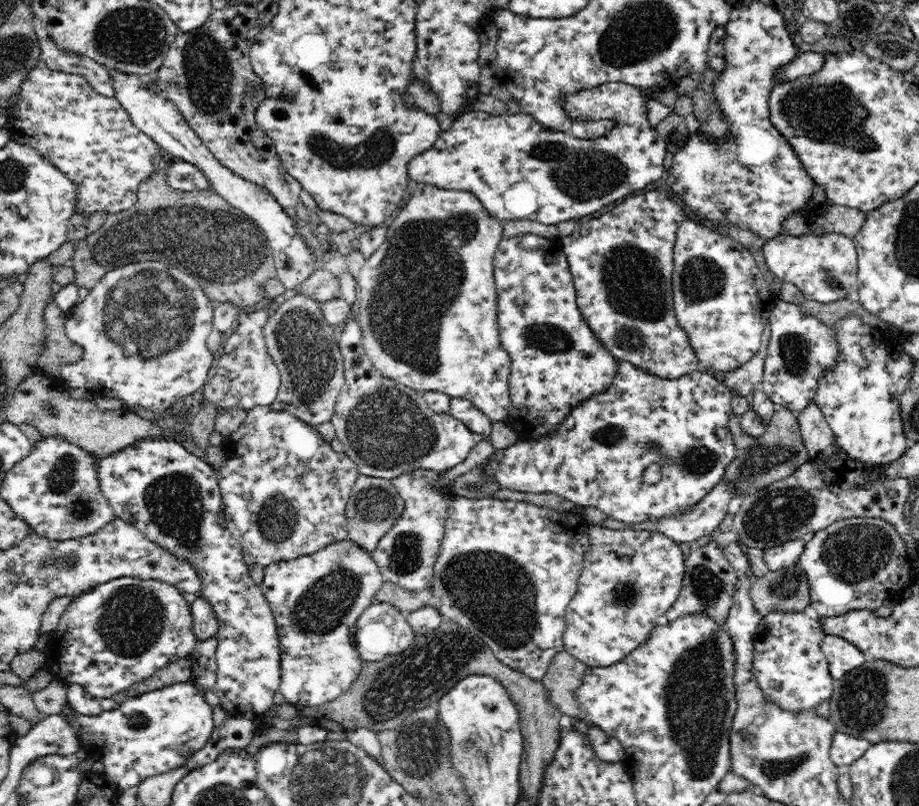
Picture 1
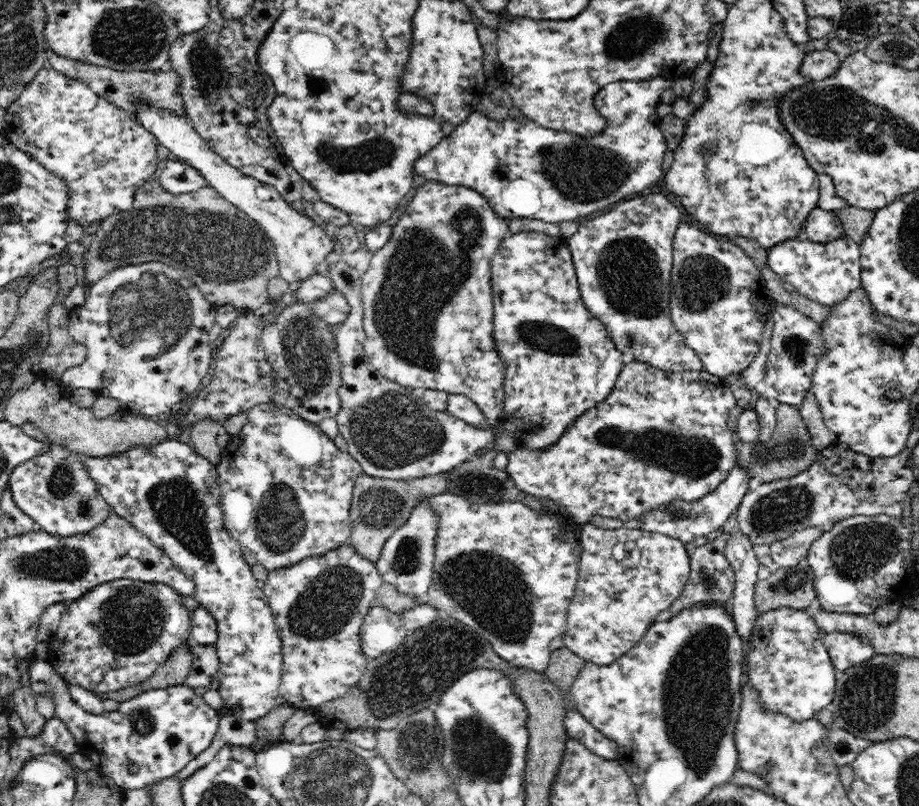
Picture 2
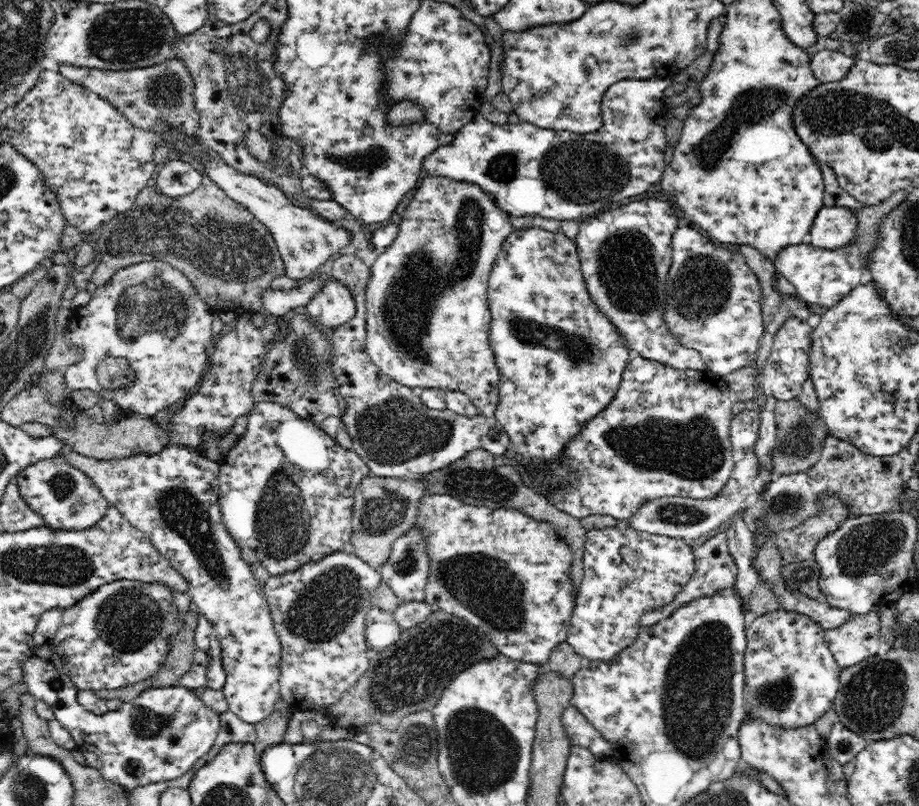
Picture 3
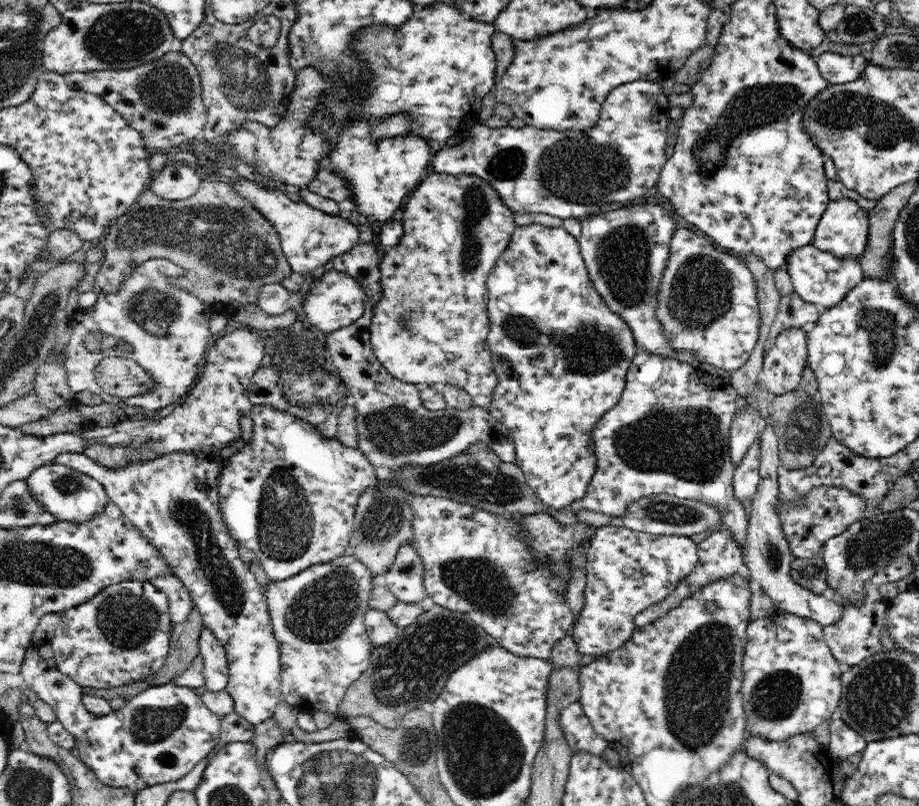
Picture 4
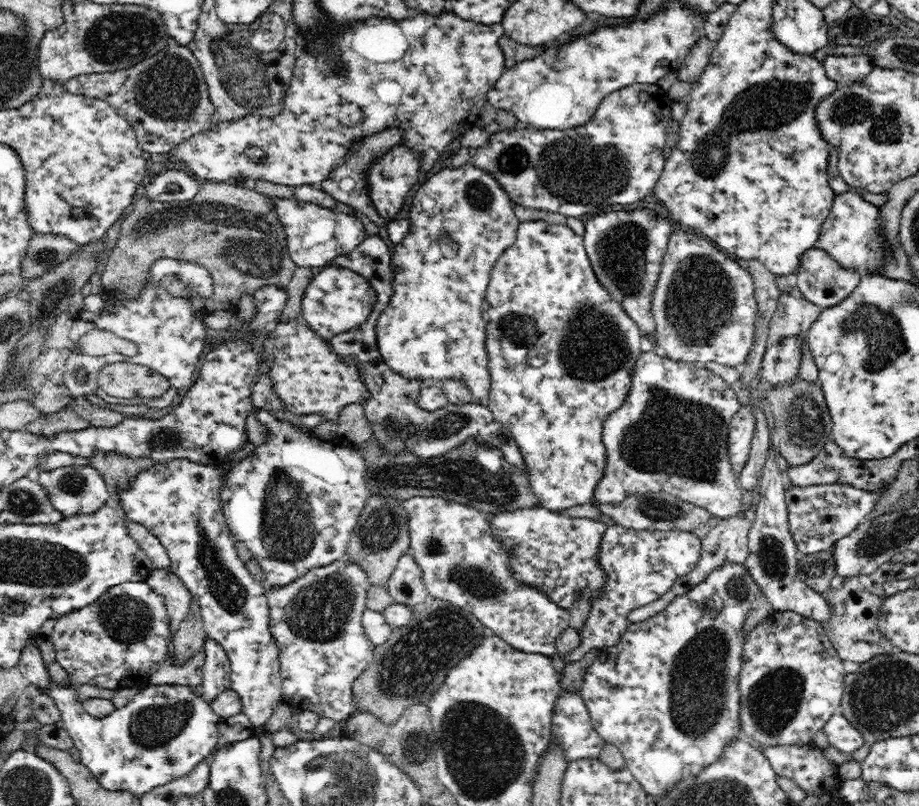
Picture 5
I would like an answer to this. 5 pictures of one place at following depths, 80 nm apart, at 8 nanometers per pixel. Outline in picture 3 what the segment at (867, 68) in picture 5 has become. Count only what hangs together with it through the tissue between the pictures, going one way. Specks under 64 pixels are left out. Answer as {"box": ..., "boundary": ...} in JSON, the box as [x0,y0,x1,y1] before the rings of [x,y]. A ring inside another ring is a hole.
{"box":[810,50,856,83],"boundary":[[[820,50],[810,57],[812,73],[822,83],[844,80],[852,66],[856,64],[855,56],[846,56],[833,50]]]}

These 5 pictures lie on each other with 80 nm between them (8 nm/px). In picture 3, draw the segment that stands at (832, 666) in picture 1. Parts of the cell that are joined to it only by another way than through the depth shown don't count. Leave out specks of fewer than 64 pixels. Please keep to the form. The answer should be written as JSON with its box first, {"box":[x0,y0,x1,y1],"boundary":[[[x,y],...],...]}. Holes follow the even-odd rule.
{"box":[824,605,880,668],"boundary":[[[874,605],[868,614],[852,613],[844,625],[824,631],[824,640],[840,668],[848,668],[878,654],[880,650],[880,607]]]}

